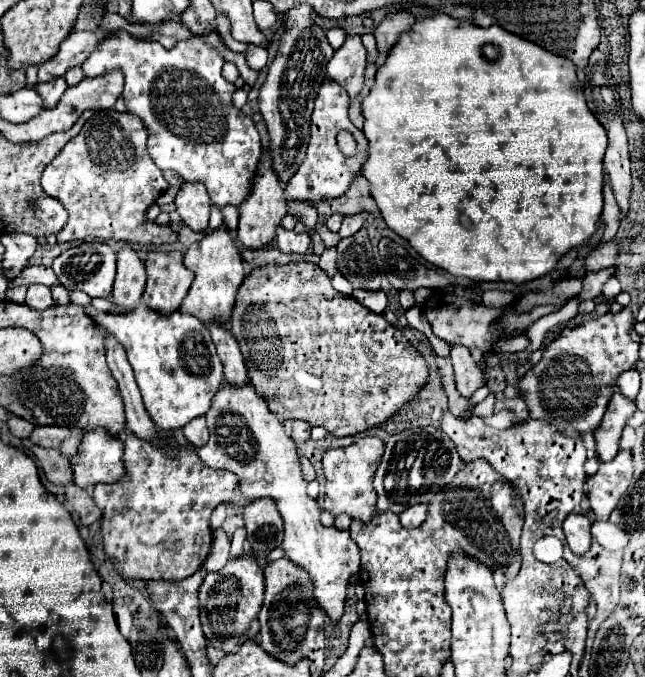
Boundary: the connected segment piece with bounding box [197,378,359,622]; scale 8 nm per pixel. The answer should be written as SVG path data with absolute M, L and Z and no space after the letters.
M251 380L245 384L225 384L213 396L213 404L205 414L209 426L209 442L197 450L201 462L215 470L229 470L239 478L239 490L249 500L273 498L283 516L285 556L303 566L315 584L315 600L325 614L337 622L343 614L349 576L359 572L359 548L349 532L325 528L319 520L321 508L307 494L307 482L301 476L301 462L295 442L287 436L279 418L269 410L267 400L257 394Z

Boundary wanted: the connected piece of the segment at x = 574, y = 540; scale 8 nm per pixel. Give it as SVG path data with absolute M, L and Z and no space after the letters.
M571 514L565 520L563 532L567 536L567 546L573 554L583 556L591 548L591 522L583 514Z

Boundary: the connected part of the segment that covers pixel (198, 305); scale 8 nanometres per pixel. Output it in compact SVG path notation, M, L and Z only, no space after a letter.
M219 226L215 230L205 232L203 240L189 246L189 250L185 252L183 264L189 270L193 270L195 280L193 280L179 310L197 316L203 324L209 324L215 320L225 324L229 320L229 314L231 314L231 308L233 308L233 302L237 296L237 288L245 278L241 254L237 250L235 240L231 238L229 230L225 226Z

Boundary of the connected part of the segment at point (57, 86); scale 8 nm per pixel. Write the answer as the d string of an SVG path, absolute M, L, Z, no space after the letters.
M57 76L57 78L53 78L53 80L45 82L45 84L37 84L35 88L43 96L45 108L53 108L57 104L57 100L63 96L63 92L67 88L67 82L65 82L65 78Z

